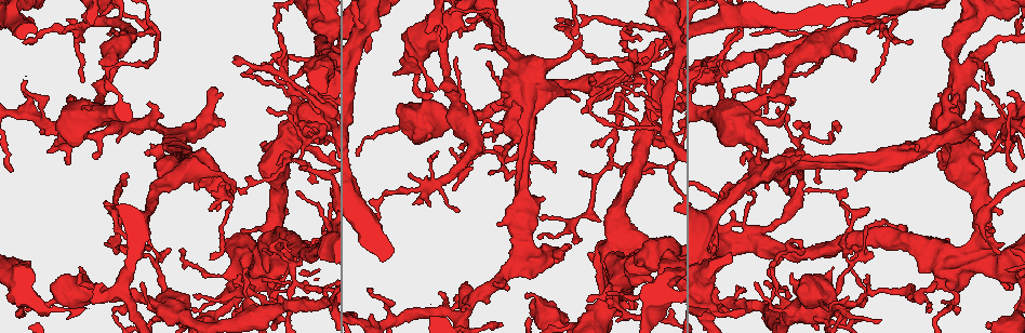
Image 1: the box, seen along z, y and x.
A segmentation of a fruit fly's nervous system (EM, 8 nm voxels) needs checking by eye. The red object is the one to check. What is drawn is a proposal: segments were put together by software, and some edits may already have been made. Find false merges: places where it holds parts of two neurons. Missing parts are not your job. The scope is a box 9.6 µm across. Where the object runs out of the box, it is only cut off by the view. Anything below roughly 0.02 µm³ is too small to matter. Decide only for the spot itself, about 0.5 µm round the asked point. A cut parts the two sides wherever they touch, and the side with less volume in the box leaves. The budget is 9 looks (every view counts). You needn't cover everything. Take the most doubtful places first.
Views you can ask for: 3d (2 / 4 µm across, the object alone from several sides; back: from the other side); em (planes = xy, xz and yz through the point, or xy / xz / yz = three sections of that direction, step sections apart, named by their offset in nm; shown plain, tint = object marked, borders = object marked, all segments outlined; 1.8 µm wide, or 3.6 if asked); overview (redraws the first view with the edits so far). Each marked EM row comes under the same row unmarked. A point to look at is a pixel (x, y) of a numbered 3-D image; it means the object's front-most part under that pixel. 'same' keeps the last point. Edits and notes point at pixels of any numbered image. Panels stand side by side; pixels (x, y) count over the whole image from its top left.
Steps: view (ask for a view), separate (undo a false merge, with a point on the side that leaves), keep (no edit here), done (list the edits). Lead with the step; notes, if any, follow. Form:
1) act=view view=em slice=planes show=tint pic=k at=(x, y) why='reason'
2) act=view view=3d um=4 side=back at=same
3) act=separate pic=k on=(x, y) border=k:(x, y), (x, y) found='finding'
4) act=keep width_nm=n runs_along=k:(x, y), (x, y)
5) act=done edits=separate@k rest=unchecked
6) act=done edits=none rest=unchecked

act=view view=em um=3.6 slice=planes show=tint pic=1 at=(516, 126) why='sharp bend'

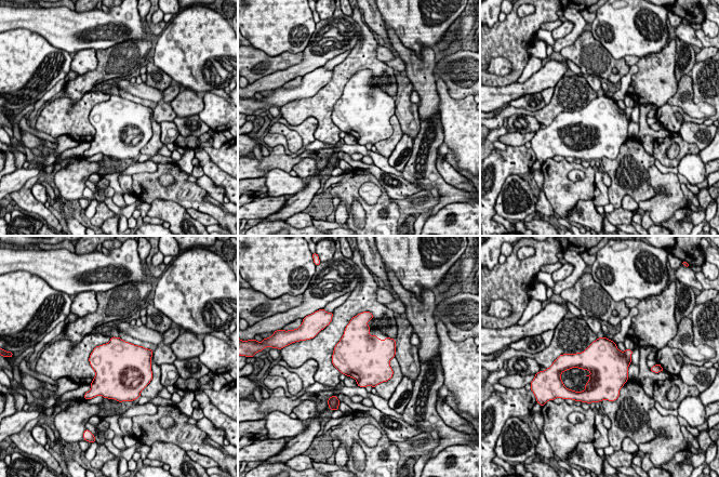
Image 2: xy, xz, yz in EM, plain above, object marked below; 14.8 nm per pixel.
act=keep found='continuous, no second neuron'

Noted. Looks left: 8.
act=view view=3d um=4 pic=1 at=(761, 90) why='calibre changes'

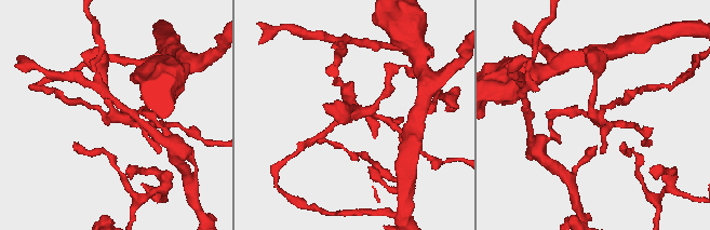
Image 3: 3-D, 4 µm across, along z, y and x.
act=view view=em slice=planes show=tint pic=3 at=(353, 113) arms=4

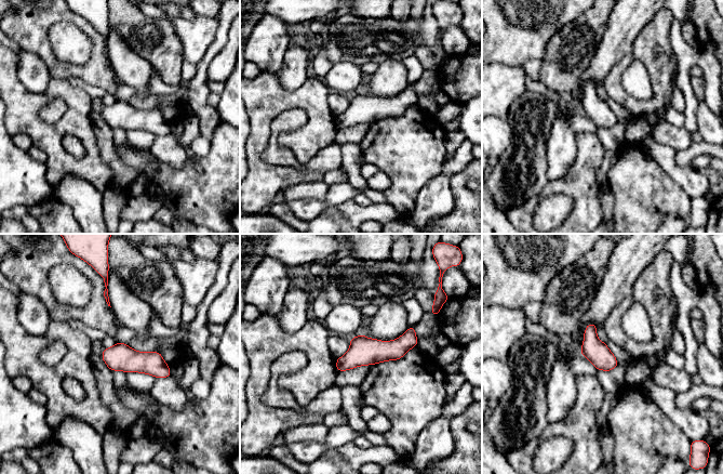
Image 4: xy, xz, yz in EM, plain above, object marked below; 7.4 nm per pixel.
act=keep runs_along=4:(412, 328), (339, 368) found='all the same neuron'

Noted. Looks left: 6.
act=view view=3d um=4 side=back pic=1 at=(129, 39) why='abrupt turn'

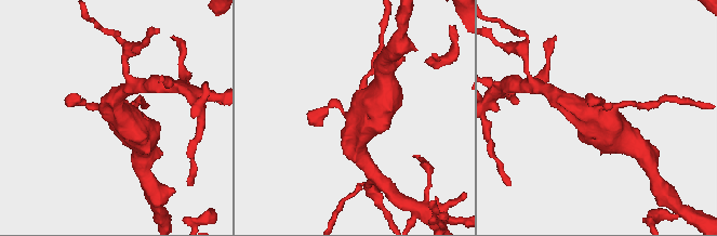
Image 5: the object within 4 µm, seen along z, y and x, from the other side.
act=view view=em slice=planes show=tint pic=5 at=(582, 110) why='need the tissue'

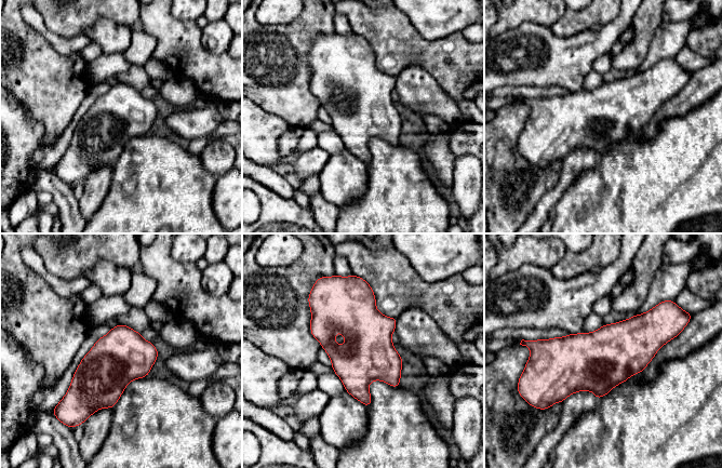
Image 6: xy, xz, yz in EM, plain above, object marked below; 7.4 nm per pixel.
act=keep width_nm=400 found='one neuron here'

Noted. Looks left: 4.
act=view view=em slice=planes show=tint pic=1 at=(635, 60) why='abrupt turn'

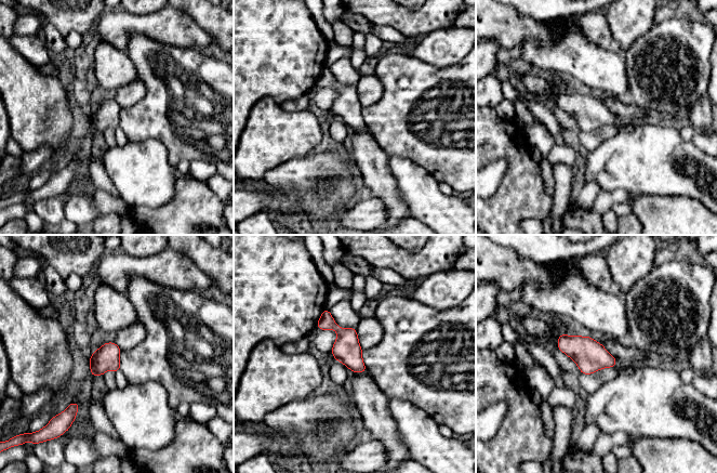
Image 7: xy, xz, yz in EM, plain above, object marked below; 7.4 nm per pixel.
act=keep width_nm=190 found='continuous, no second neuron'

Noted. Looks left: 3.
act=done edits=none rest=unchecked

